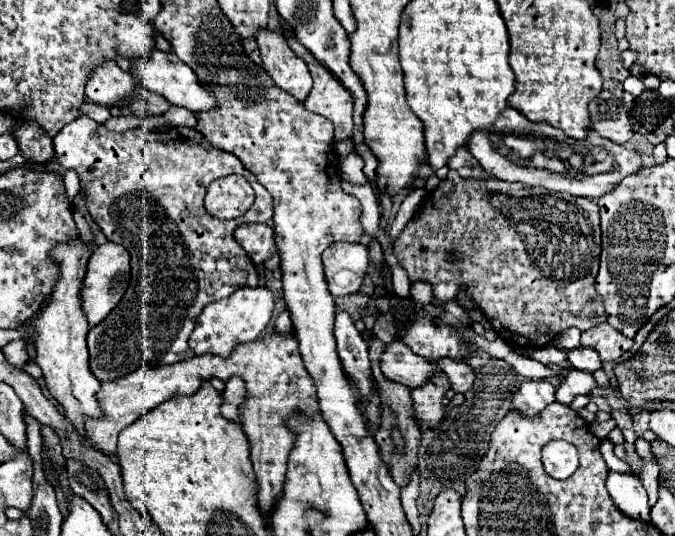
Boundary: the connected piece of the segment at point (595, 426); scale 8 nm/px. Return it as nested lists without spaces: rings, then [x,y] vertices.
[[[611,417],[609,421],[605,421],[605,423],[591,423],[589,425],[589,429],[593,431],[593,435],[597,435],[599,439],[605,439],[607,437],[607,433],[611,431],[611,429],[615,429],[617,427],[617,421]]]

